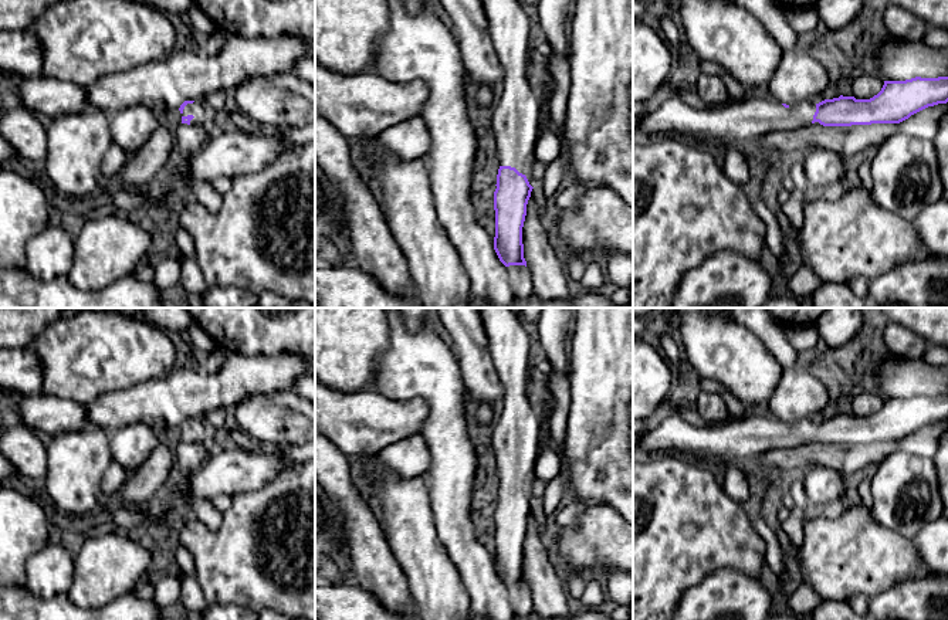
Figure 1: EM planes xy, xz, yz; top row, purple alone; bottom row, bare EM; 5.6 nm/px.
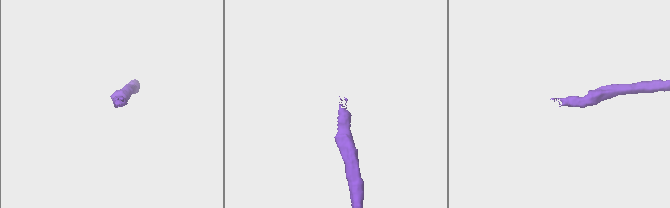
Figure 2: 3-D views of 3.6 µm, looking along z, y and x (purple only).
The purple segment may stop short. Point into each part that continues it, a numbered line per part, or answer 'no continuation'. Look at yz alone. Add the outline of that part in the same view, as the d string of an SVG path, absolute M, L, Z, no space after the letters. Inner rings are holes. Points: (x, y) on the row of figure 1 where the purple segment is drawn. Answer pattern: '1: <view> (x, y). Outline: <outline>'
1: yz (758, 114). Outline: M751 92L724 108L695 109L673 95L633 122L633 140L680 138L691 142L748 139L779 131L798 131L813 121L816 104L788 108L768 92Z

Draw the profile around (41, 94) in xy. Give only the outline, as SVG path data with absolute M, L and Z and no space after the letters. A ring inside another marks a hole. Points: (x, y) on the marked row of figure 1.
M45 75L17 78L17 94L23 106L51 118L92 108L85 87Z

